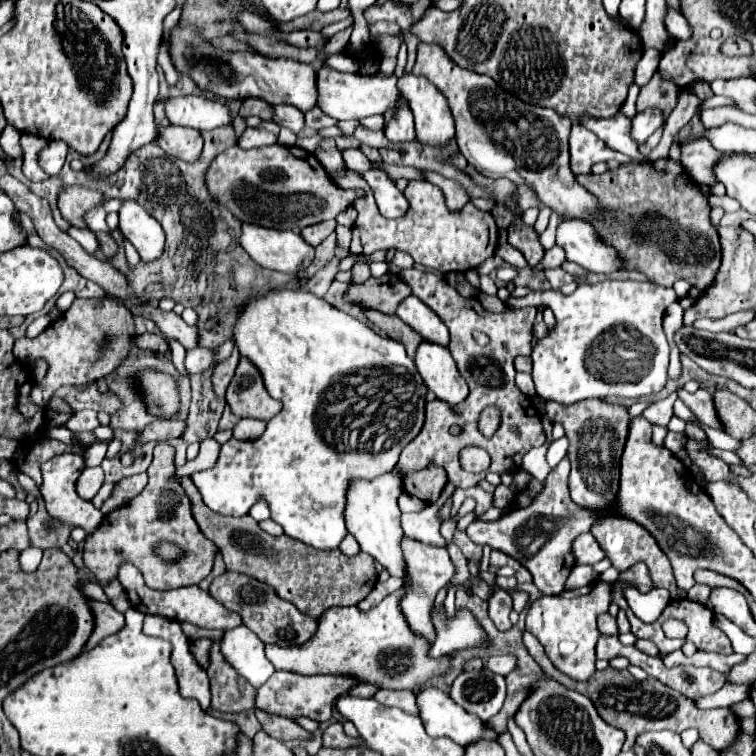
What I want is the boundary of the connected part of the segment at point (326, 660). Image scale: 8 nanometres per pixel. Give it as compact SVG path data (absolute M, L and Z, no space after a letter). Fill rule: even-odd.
M402 588L392 596L386 596L376 608L360 612L356 606L332 606L320 616L318 632L300 646L276 646L266 644L266 656L276 670L290 670L298 674L320 672L356 672L364 676L364 682L392 690L418 690L432 676L448 672L448 656L440 660L428 658L430 644L416 640L406 626L400 612Z

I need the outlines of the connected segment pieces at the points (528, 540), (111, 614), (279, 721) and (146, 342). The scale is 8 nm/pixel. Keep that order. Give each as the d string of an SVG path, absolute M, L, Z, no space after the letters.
M566 458L550 472L544 492L530 506L522 510L512 510L506 518L500 518L496 522L474 520L466 528L474 544L500 550L518 560L524 568L528 568L536 588L542 594L560 594L564 590L564 584L574 568L572 542L582 532L590 532L592 524L598 520L596 510L582 508L572 502L568 492L568 480L564 478L564 466L570 466Z
M90 602L92 610L94 610L94 616L96 616L96 628L86 644L84 650L90 650L94 648L102 636L110 636L110 634L116 634L122 626L124 626L124 614L120 614L114 606L110 604L102 604L102 602Z
M254 708L254 714L258 718L258 722L262 724L262 730L276 738L276 740L282 740L282 742L288 742L288 740L306 740L310 738L310 732L306 732L304 728L300 728L294 720L290 718L284 718L284 716L276 716L276 714L268 714L264 710L258 710Z
M148 332L146 334L140 334L136 338L136 346L138 348L160 348L160 352L164 352L164 354L170 352L170 348L168 348L168 344L166 344L164 338L160 338L156 334L148 334Z

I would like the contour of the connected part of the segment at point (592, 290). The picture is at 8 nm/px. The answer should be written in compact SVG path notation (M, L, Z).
M604 280L598 284L580 284L570 296L564 296L558 290L532 292L521 298L511 295L506 300L506 304L511 310L531 305L546 305L552 308L556 326L548 330L546 336L534 344L532 378L536 384L536 394L540 398L570 406L588 398L606 398L606 396L640 398L640 396L656 394L666 386L670 346L662 328L662 318L666 308L674 300L678 300L678 296L672 288L662 288L646 280L644 282Z

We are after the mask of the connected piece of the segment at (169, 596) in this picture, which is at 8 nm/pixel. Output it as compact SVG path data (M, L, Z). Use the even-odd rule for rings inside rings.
M122 564L120 570L118 570L118 578L120 578L120 582L122 582L122 586L128 594L132 608L136 608L144 614L158 614L158 616L166 616L166 618L176 620L176 622L190 622L198 628L230 630L230 628L236 628L236 624L240 624L240 616L236 616L236 612L228 612L224 606L220 606L208 592L200 589L198 585L168 590L168 592L152 590L144 584L142 572L134 564Z

